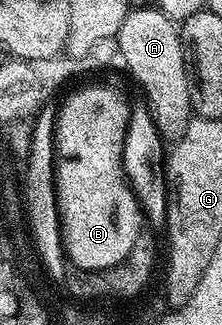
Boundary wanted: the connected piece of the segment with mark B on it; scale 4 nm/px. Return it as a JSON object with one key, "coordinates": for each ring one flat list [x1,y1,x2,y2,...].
{"coordinates":[[85,87,82,91,72,92,68,98,69,107,65,107,65,115,61,115,61,211,65,211,65,232,62,235,69,235,69,251,73,251,73,256,68,262,87,272,107,270,128,257,136,237,143,230,141,204,138,203,137,197,129,185,129,180,125,178,125,166,123,165,123,145,125,144,125,134,129,128,131,103,130,100,125,100,113,87]]}

